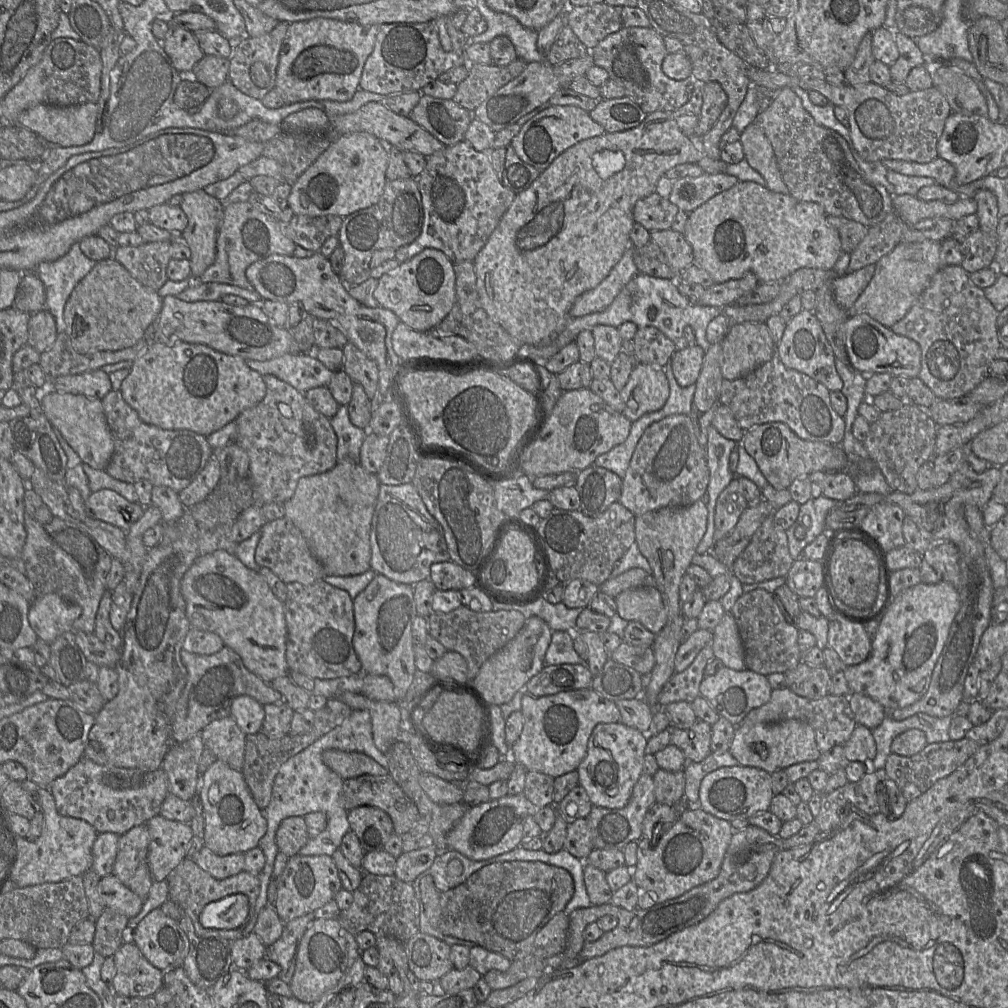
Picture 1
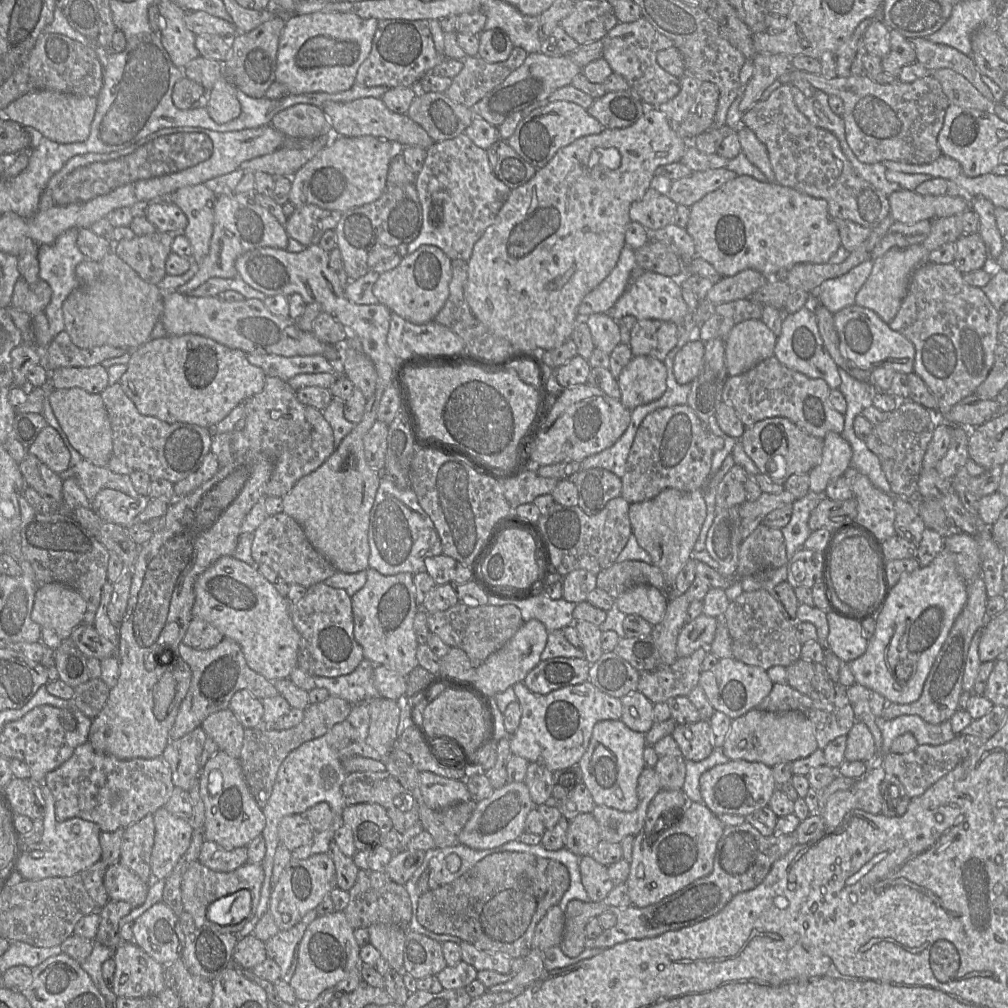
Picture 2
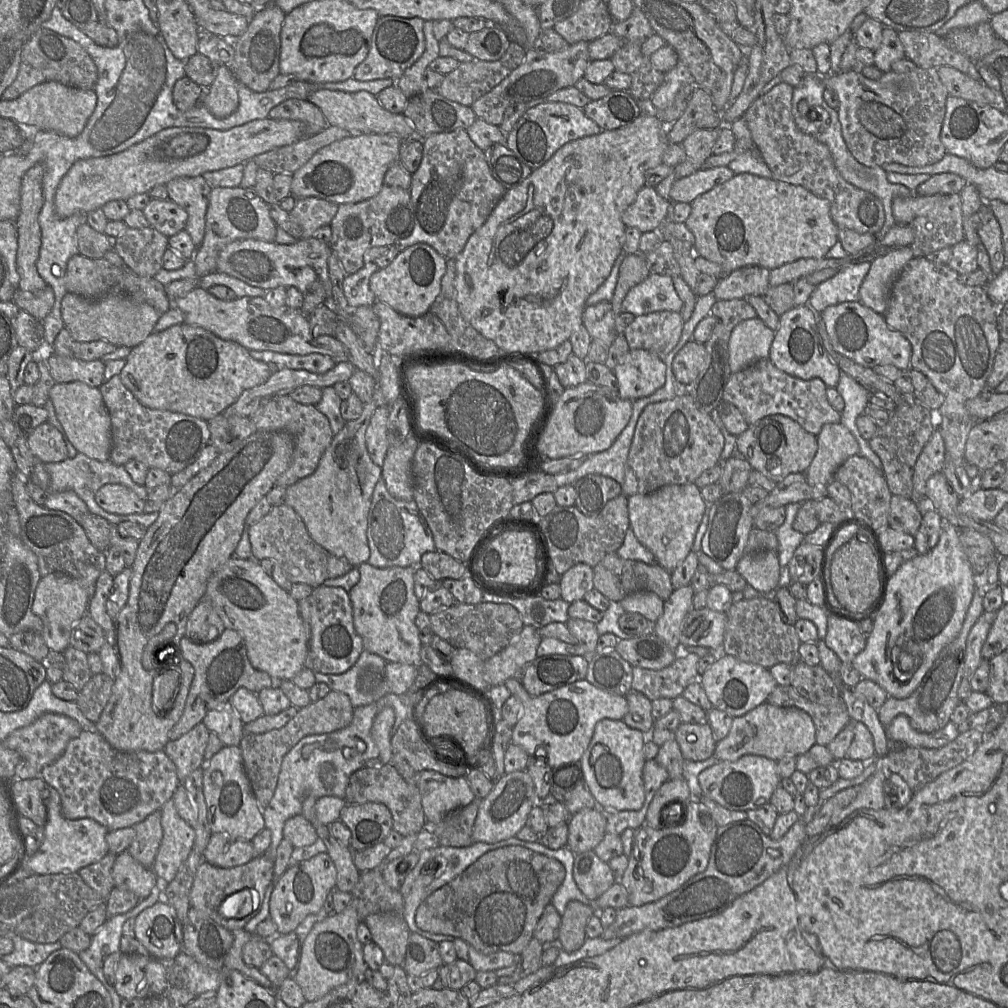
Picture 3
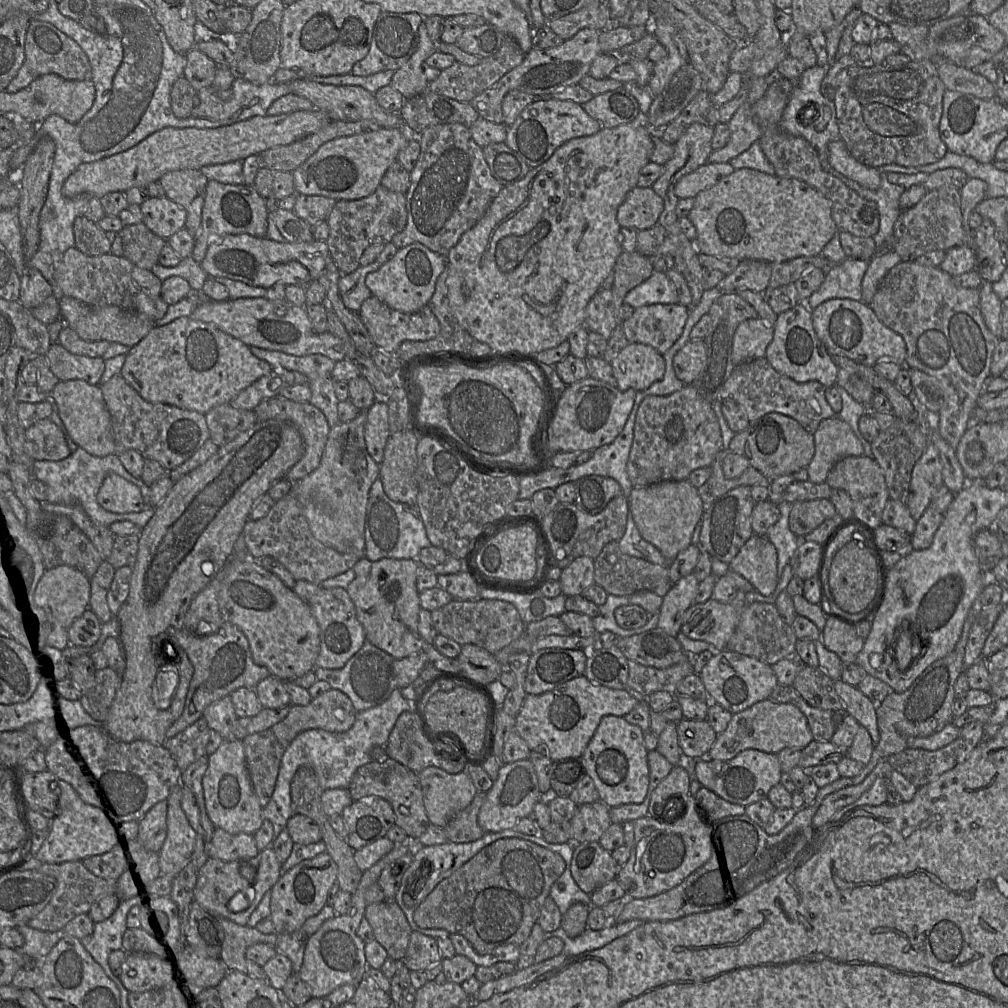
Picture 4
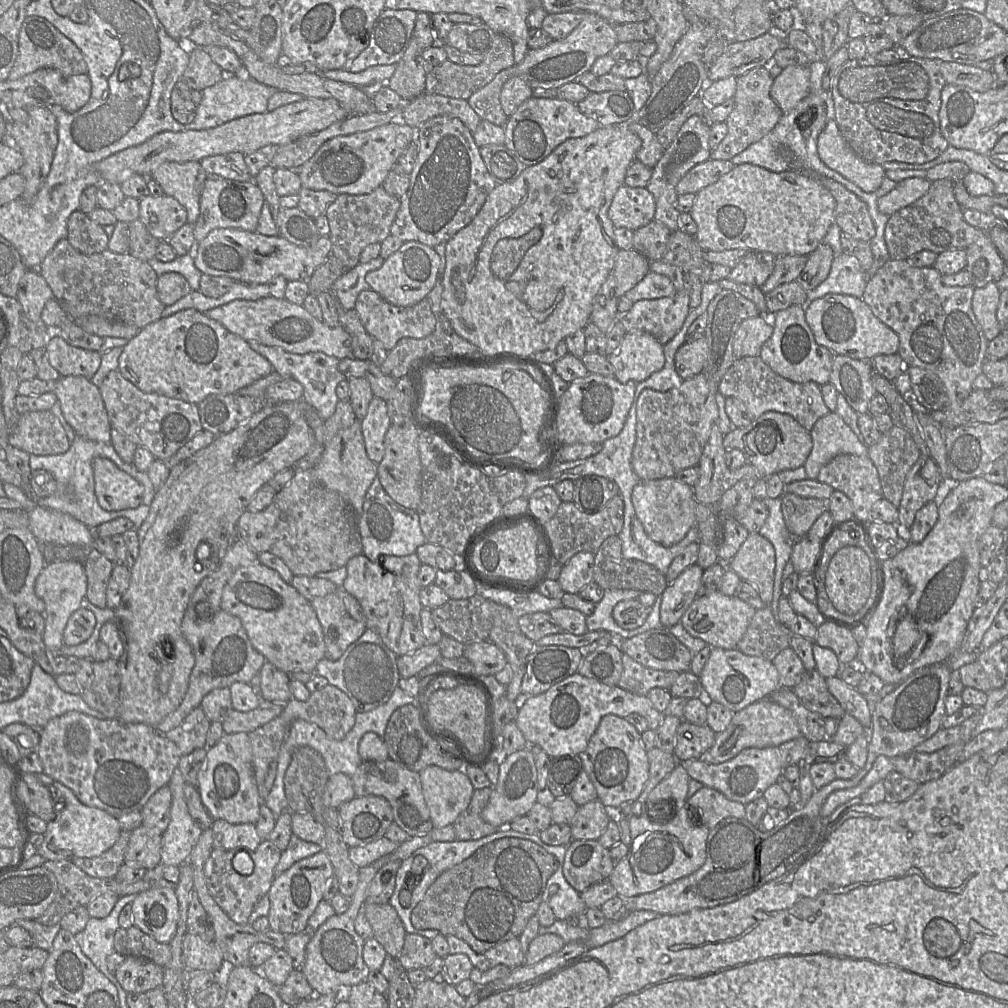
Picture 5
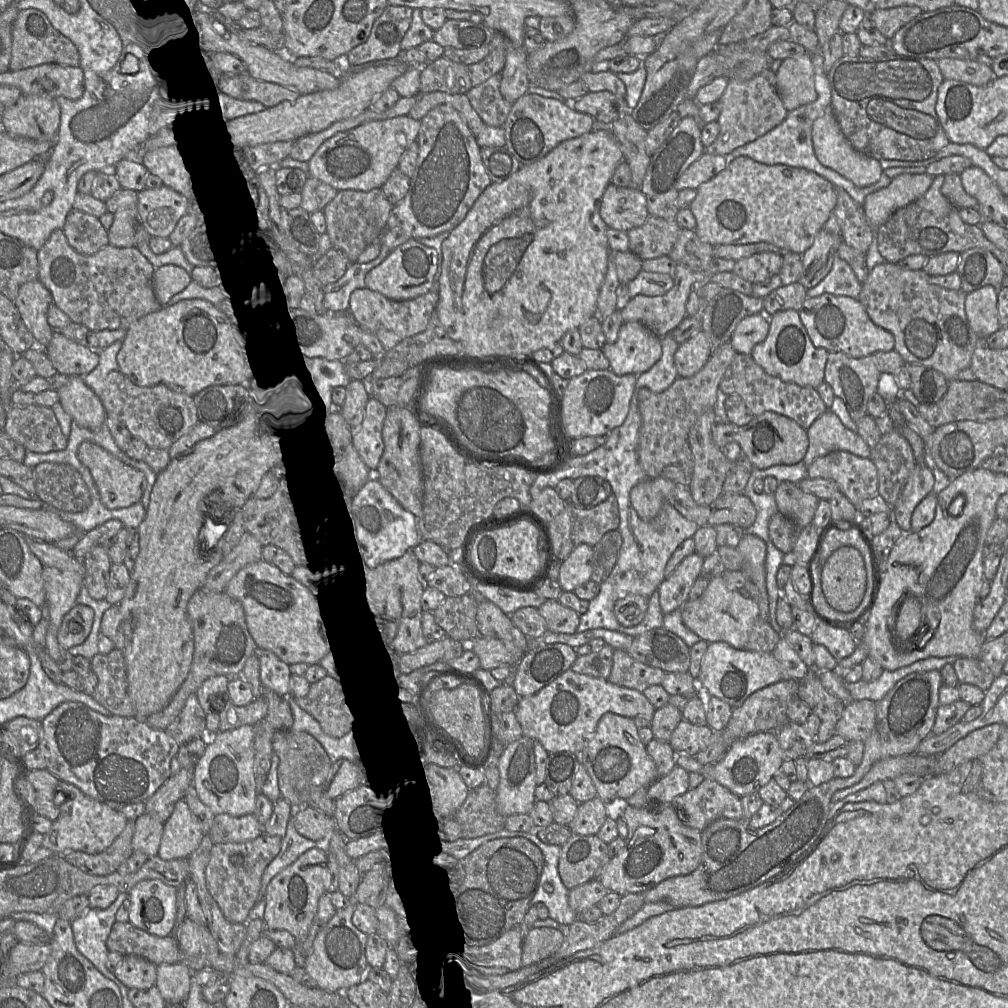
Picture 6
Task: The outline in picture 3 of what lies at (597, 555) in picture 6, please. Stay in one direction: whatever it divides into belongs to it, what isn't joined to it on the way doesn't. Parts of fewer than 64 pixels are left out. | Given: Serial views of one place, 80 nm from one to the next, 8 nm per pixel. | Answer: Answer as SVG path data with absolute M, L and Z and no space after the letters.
M617 552L607 554L594 568L594 588L606 596L610 601L621 601L623 598L637 591L651 591L664 601L667 600L674 587L671 573L659 564L646 564L638 560L621 558Z

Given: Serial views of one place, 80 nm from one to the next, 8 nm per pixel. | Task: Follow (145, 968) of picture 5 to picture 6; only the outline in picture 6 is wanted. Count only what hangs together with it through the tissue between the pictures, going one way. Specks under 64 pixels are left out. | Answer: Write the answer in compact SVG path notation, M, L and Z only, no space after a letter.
M124 956L113 973L128 989L145 990L156 984L157 965L142 957Z

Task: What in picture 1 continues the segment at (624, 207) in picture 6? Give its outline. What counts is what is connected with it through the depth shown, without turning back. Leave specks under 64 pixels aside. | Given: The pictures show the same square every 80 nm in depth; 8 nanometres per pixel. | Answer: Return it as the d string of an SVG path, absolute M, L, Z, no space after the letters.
M654 192L635 204L634 221L649 232L670 229L679 208L667 197Z

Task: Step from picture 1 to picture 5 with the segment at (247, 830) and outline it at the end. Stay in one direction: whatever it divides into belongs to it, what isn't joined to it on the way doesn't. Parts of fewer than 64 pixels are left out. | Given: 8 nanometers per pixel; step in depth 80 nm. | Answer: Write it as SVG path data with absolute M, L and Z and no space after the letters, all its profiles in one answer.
M224 733L214 746L207 748L206 759L197 780L197 791L202 804L214 820L221 819L231 824L256 824L262 800L254 777L252 747L248 733Z

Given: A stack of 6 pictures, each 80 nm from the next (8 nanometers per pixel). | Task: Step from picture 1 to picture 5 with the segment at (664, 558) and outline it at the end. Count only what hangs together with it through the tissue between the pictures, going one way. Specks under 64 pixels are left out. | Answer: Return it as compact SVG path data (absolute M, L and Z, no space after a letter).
M676 477L640 480L632 490L631 500L648 537L665 547L679 543L696 525L696 508L699 502L695 498L693 487Z

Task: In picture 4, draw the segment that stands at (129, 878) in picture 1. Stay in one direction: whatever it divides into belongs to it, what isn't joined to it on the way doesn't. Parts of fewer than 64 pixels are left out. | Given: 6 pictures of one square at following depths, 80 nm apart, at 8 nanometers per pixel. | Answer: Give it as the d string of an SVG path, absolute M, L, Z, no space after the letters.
M167 801L152 806L141 818L136 836L150 851L159 852L167 833Z

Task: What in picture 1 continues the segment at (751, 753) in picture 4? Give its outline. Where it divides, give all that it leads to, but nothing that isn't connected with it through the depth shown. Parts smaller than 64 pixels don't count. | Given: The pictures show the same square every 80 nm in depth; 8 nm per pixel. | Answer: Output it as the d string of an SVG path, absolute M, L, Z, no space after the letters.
M750 766L722 767L707 774L700 786L699 804L704 811L724 820L748 819L769 810L774 793L771 774Z

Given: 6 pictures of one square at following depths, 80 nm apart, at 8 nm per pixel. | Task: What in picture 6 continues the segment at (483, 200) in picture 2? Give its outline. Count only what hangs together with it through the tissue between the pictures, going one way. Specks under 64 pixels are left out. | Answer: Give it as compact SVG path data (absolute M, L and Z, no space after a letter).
M438 105L420 120L417 143L418 159L414 173L410 177L409 191L400 202L393 205L387 228L400 227L414 239L432 238L457 227L465 219L482 192L494 182L486 172L481 148L474 134L459 112L451 105Z

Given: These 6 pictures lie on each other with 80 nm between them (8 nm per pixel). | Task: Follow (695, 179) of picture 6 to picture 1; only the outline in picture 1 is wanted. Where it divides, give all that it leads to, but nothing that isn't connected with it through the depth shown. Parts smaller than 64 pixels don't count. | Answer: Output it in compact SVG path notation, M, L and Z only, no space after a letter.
M725 172L684 177L672 182L668 199L680 210L690 213L713 196L730 189L738 181L738 178Z

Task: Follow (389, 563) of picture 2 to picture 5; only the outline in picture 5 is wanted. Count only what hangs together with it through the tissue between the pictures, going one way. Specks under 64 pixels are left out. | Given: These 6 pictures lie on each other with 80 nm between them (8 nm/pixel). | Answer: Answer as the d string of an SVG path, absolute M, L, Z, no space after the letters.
M376 476L365 495L363 512L358 516L359 533L363 554L376 561L381 556L407 556L415 553L419 546L427 543L416 510L405 508L395 502L382 487Z

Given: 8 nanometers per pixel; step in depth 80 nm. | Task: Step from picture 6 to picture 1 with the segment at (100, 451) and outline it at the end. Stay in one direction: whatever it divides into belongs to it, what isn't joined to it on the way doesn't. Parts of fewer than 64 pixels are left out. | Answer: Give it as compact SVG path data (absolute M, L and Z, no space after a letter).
M102 489L84 501L87 515L128 532L144 514L145 507L129 502L119 493Z

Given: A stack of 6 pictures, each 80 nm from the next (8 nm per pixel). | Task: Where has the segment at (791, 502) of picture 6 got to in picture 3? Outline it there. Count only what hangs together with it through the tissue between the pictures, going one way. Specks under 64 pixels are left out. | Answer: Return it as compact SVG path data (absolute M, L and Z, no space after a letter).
M830 497L807 500L801 503L793 522L793 528L806 535L813 532L821 524L832 523L832 527L854 515L841 508Z

